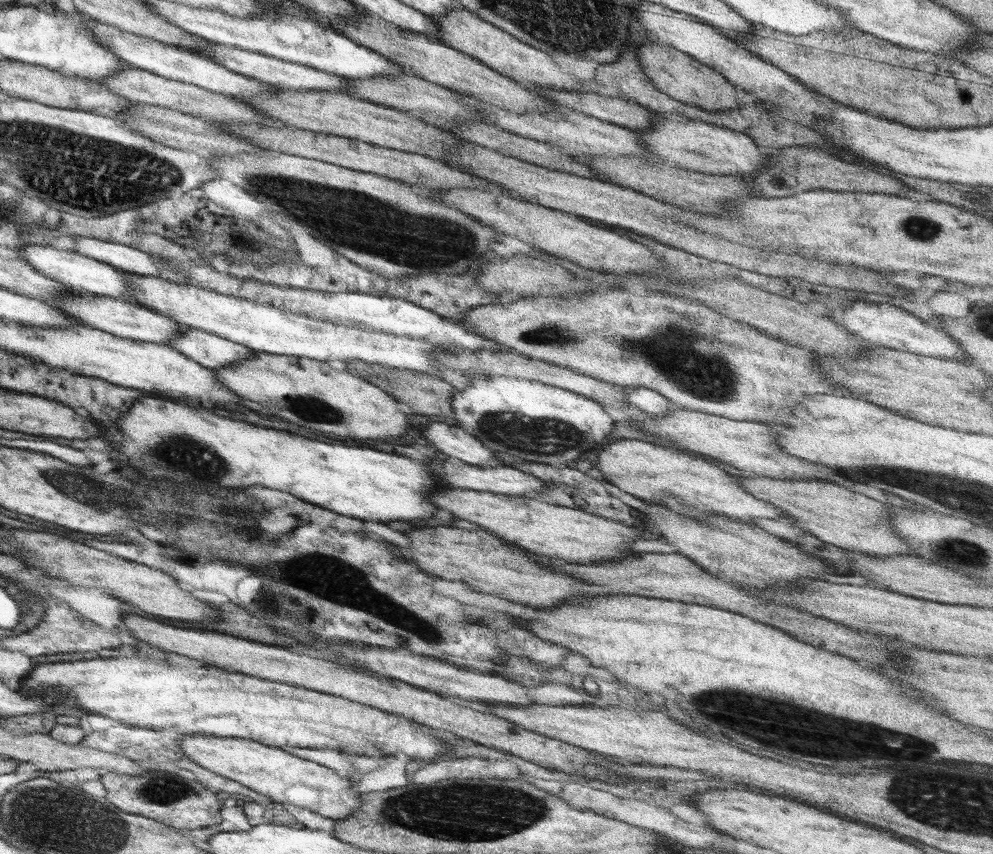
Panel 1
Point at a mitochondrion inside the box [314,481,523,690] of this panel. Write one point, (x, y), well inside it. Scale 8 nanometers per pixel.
(473, 619)

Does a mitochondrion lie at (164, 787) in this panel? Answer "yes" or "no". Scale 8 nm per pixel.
yes

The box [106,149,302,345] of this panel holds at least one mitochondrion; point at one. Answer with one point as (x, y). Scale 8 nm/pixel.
(241, 241)

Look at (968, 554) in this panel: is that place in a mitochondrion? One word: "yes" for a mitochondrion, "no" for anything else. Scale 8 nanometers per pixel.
yes

